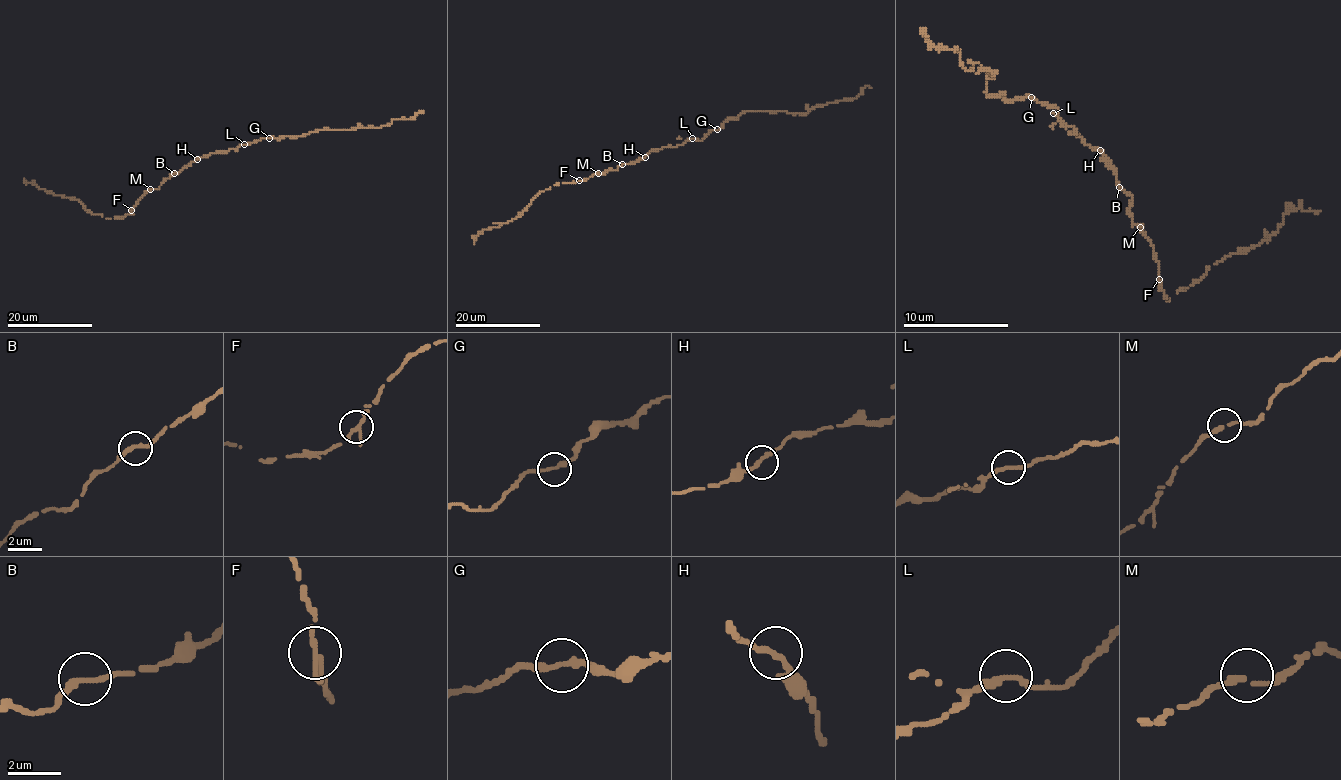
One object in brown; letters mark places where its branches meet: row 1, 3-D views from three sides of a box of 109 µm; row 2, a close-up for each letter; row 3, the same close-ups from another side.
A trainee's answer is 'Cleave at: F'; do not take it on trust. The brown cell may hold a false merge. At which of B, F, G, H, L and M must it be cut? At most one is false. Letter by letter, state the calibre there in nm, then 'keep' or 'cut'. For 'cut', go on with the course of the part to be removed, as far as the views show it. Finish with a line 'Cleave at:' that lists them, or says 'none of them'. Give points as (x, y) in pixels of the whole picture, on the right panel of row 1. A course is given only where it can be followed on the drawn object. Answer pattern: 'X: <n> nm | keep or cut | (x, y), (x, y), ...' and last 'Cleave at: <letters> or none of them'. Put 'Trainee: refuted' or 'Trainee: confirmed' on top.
Trainee: confirmed
B: 240 nm | keep
F: 240 nm | cut | (1159, 280), (1169, 301), (1230, 253), (1243, 253), (1267, 240), (1280, 227), (1286, 214), (1299, 208), (1320, 211)
G: 240 nm | keep
H: 240 nm | keep
L: 260 nm | keep
M: 240 nm | keep
Cleave at: F

